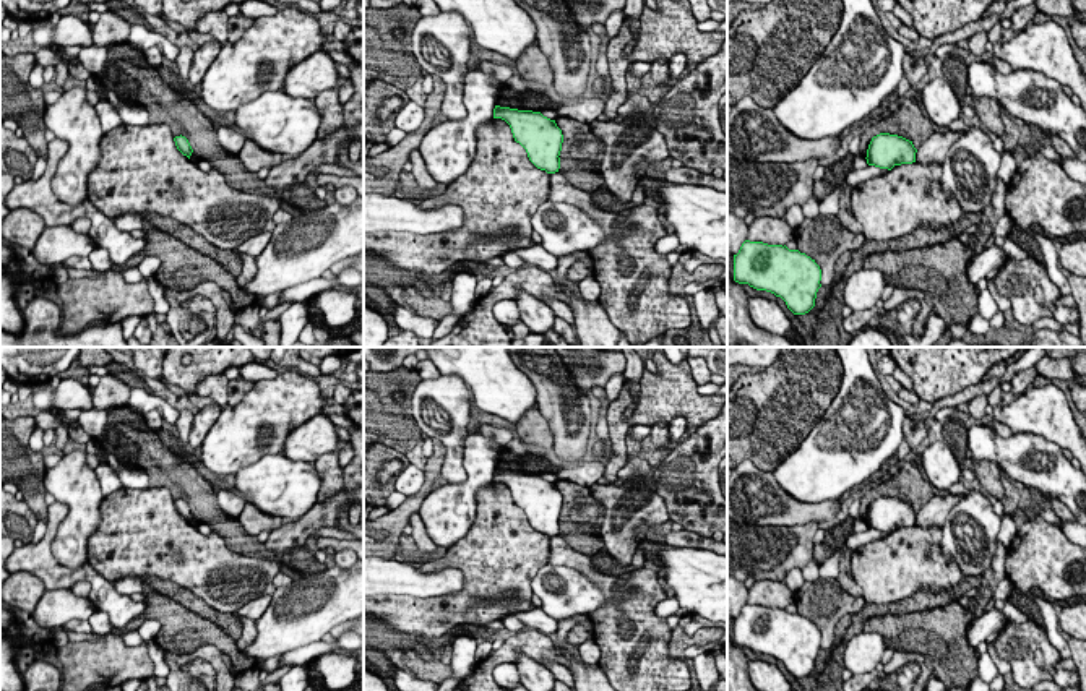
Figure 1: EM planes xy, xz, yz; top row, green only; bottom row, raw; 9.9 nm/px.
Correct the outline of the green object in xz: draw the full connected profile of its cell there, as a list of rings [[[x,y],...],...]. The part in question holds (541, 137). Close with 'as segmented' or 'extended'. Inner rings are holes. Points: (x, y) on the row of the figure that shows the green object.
[[[495,105],[493,118],[502,118],[510,125],[515,141],[526,149],[529,161],[537,169],[547,174],[558,172],[563,135],[555,120],[541,112],[500,105]]]; as segmented

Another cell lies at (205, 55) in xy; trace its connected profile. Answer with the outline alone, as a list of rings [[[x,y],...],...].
[[[209,41],[198,47],[193,54],[188,79],[193,86],[201,86],[203,76],[211,63],[219,55],[222,44],[219,41]]]

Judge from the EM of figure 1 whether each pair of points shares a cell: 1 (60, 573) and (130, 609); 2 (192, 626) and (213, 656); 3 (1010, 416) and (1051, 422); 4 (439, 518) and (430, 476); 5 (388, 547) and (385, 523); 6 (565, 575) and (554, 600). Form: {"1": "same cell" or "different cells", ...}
{"1": "same cell", "2": "different cells", "3": "same cell", "4": "different cells", "5": "same cell", "6": "same cell"}

